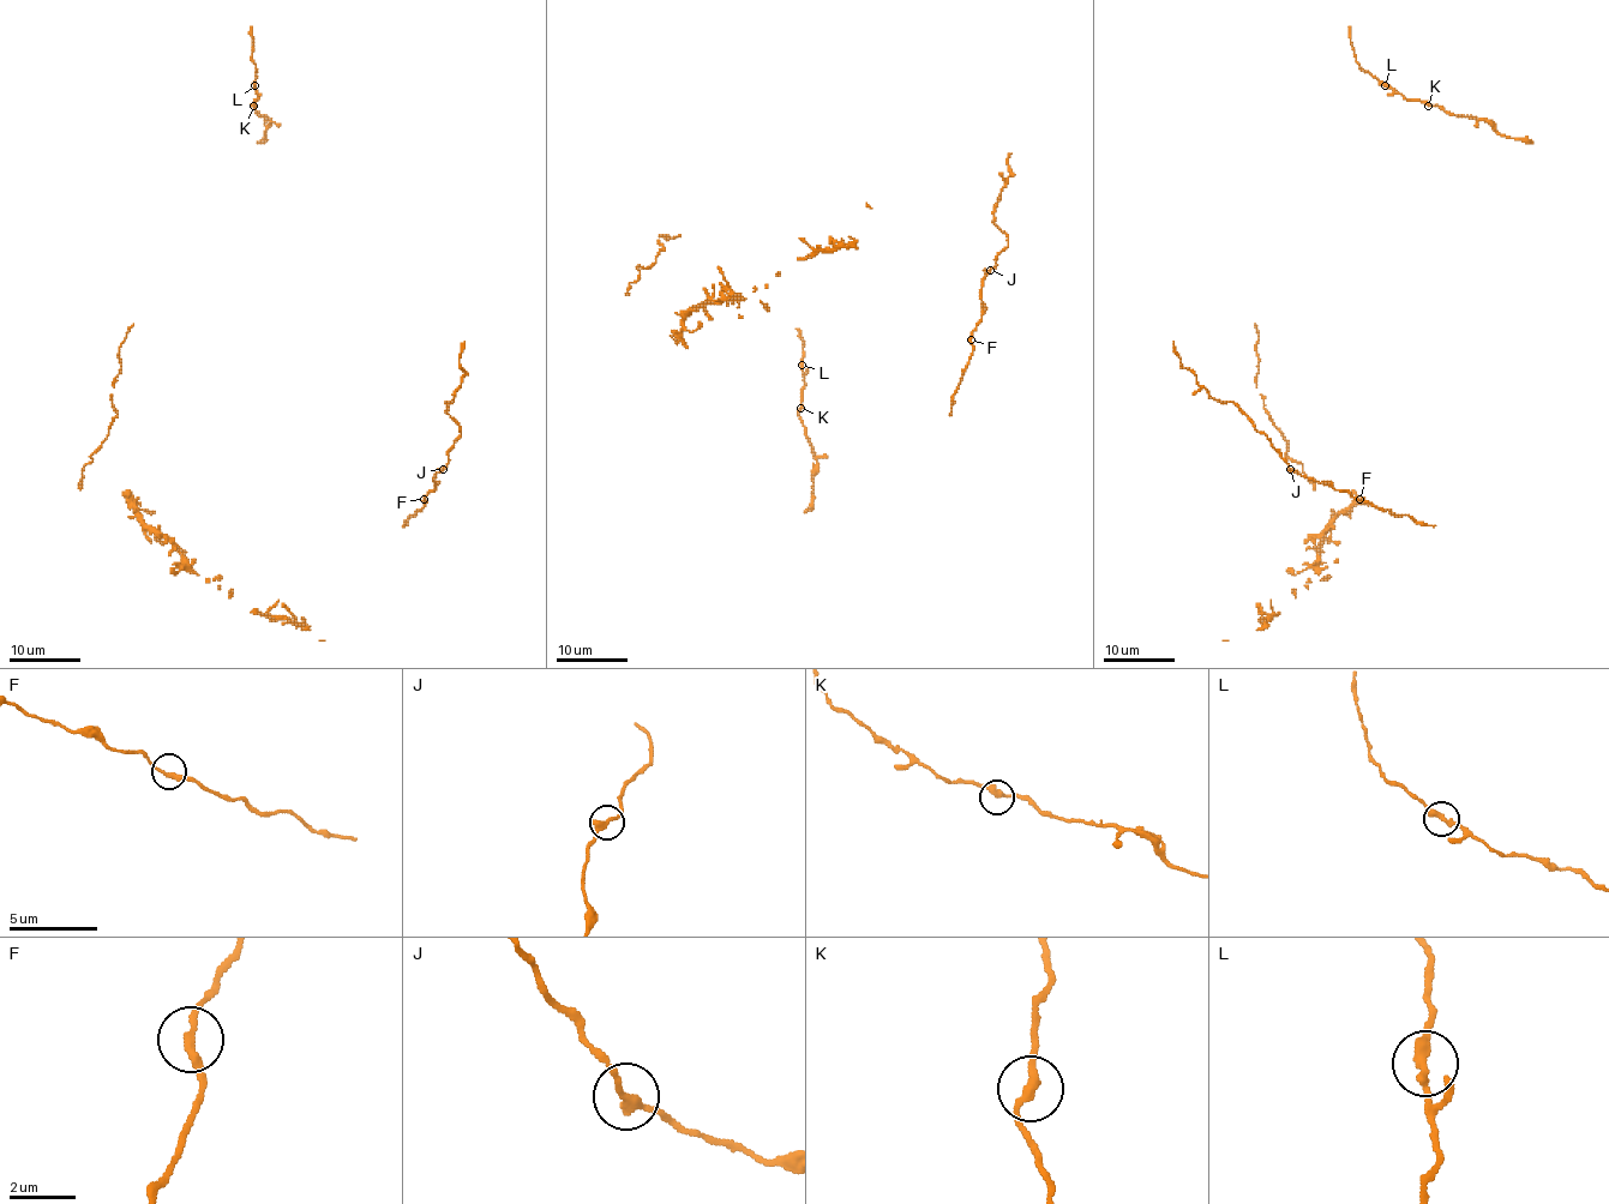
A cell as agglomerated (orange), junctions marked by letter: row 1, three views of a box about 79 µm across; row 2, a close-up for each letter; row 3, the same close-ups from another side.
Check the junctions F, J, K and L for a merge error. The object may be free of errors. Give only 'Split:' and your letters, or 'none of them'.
Split: none of them

